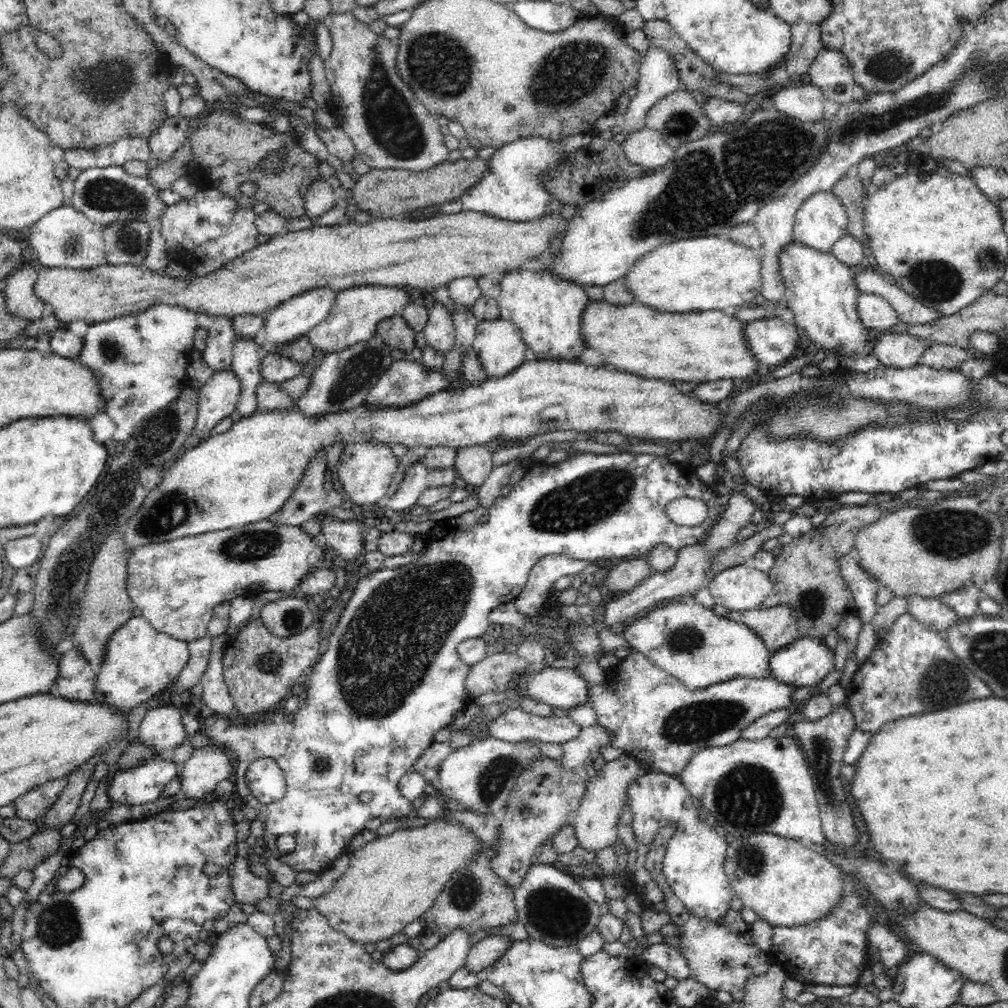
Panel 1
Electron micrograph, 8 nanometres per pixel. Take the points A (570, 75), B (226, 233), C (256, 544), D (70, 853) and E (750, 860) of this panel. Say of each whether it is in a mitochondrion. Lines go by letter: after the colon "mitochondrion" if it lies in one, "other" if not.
A: mitochondrion
B: other
C: mitochondrion
D: other
E: mitochondrion

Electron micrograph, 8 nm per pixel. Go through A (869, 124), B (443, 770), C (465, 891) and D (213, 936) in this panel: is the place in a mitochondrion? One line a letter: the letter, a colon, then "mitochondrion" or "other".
A: mitochondrion
B: other
C: mitochondrion
D: other

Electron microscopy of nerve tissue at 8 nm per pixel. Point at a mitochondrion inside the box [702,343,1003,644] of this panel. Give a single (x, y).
(946, 533)

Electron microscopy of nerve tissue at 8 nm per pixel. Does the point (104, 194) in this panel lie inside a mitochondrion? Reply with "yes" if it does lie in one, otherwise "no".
yes

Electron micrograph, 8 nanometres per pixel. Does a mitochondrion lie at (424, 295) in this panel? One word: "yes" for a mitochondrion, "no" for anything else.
no

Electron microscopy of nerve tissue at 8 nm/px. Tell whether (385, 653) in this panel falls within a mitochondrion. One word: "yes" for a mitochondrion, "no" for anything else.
yes

